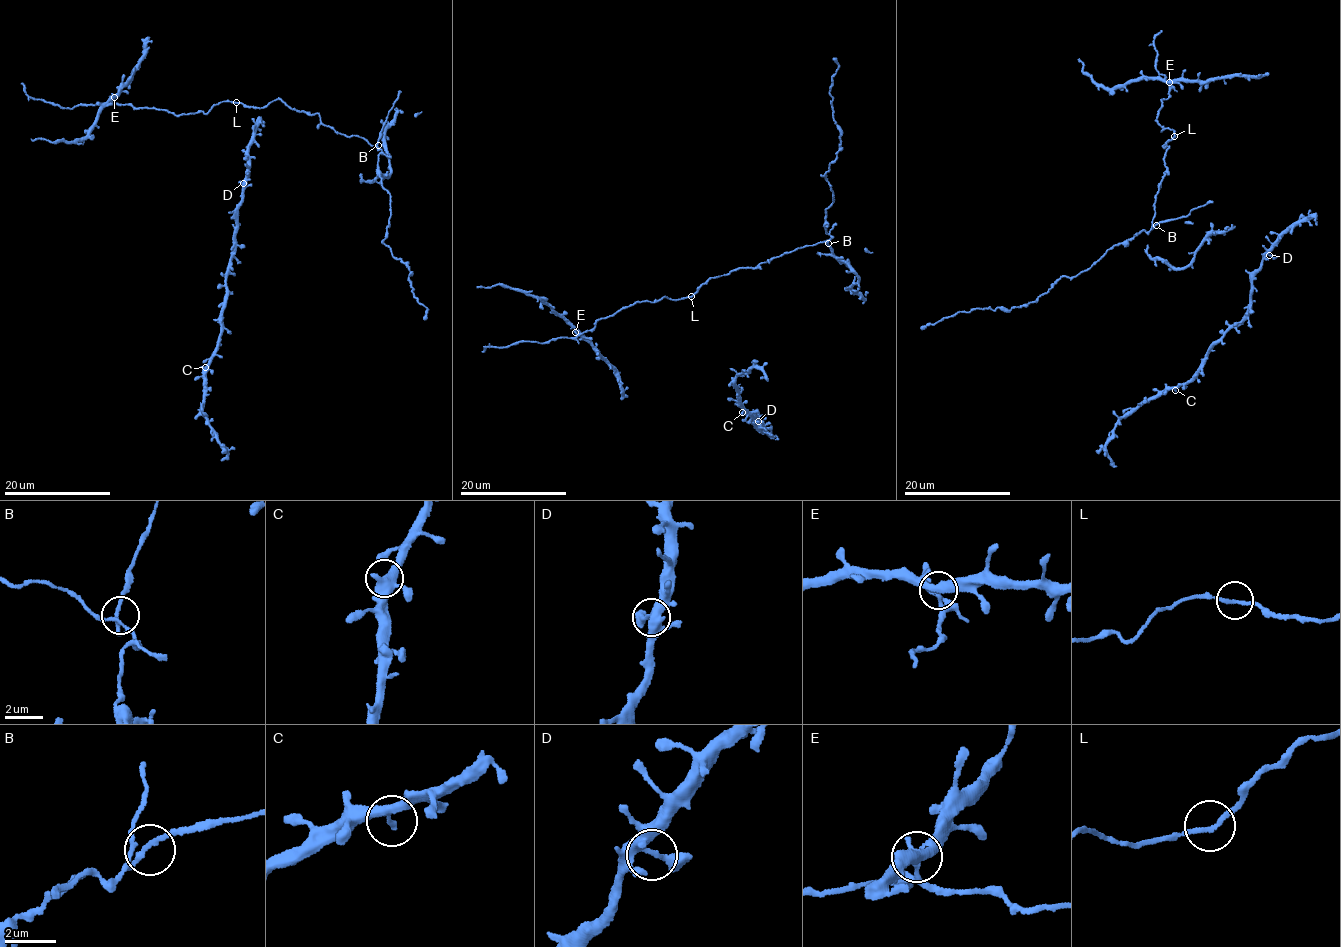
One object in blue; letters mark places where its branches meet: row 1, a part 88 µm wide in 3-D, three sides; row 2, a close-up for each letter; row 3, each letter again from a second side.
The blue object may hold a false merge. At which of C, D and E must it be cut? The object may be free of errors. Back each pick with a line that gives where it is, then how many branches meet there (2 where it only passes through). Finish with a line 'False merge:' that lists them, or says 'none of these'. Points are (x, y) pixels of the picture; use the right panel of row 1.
E: Place: (1169, 82). Branches: 3
False merge: E

